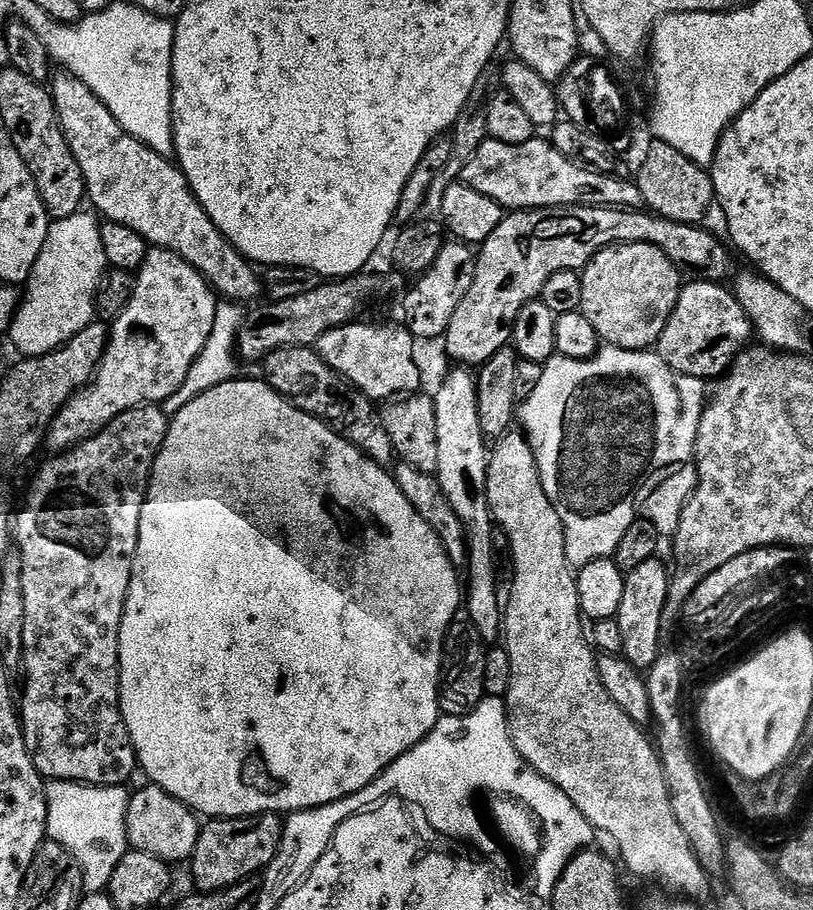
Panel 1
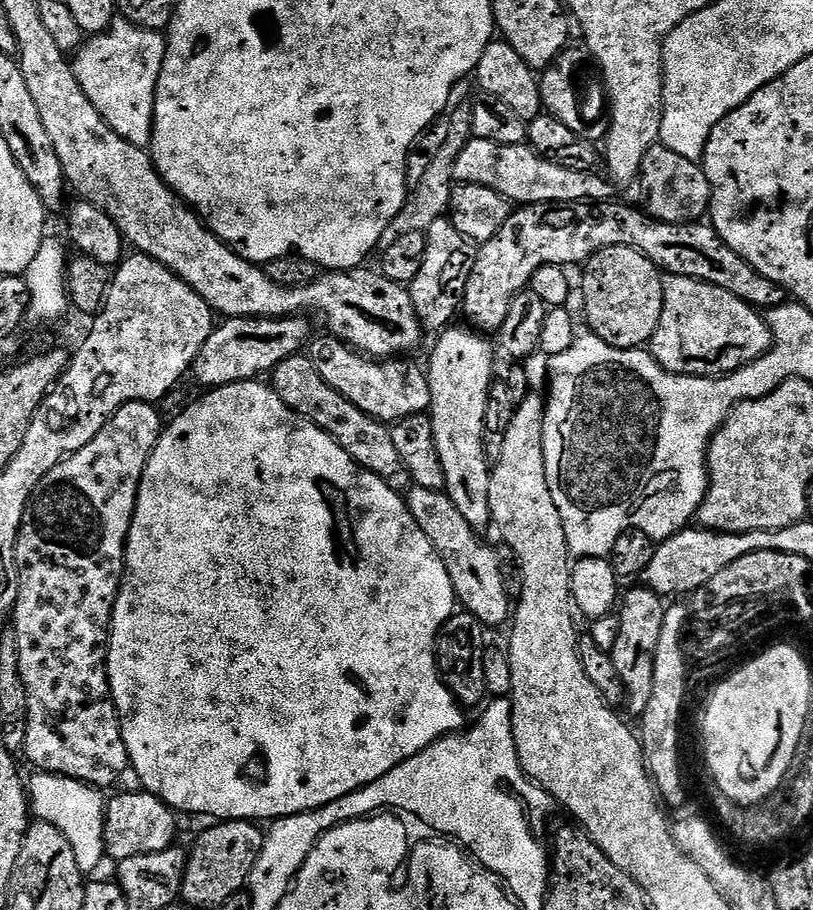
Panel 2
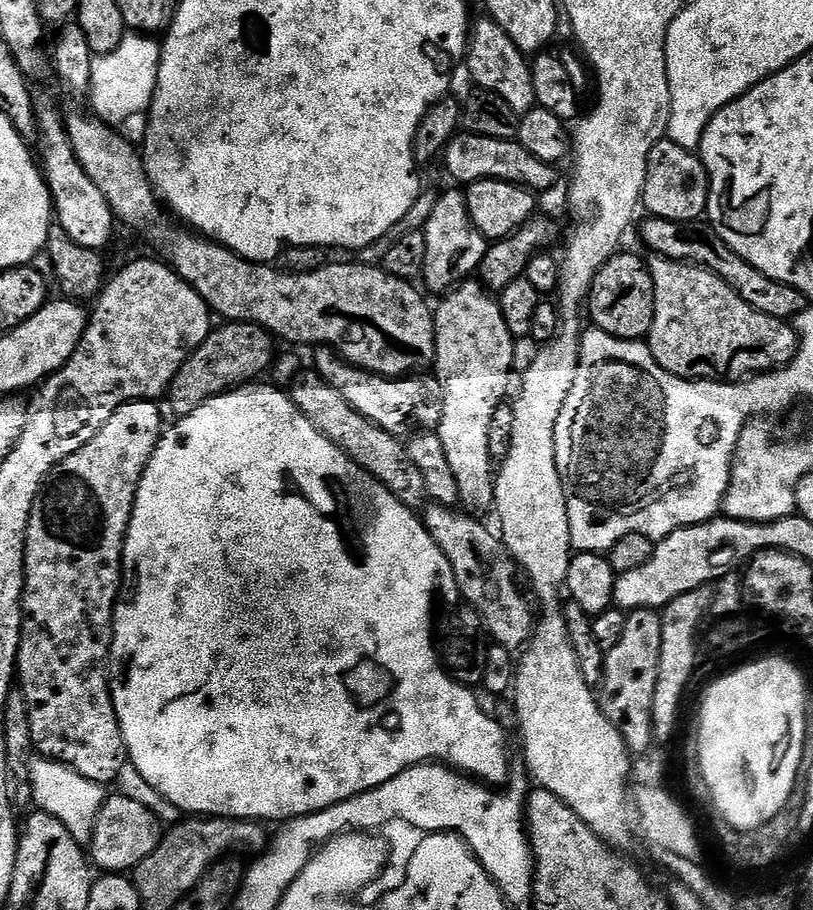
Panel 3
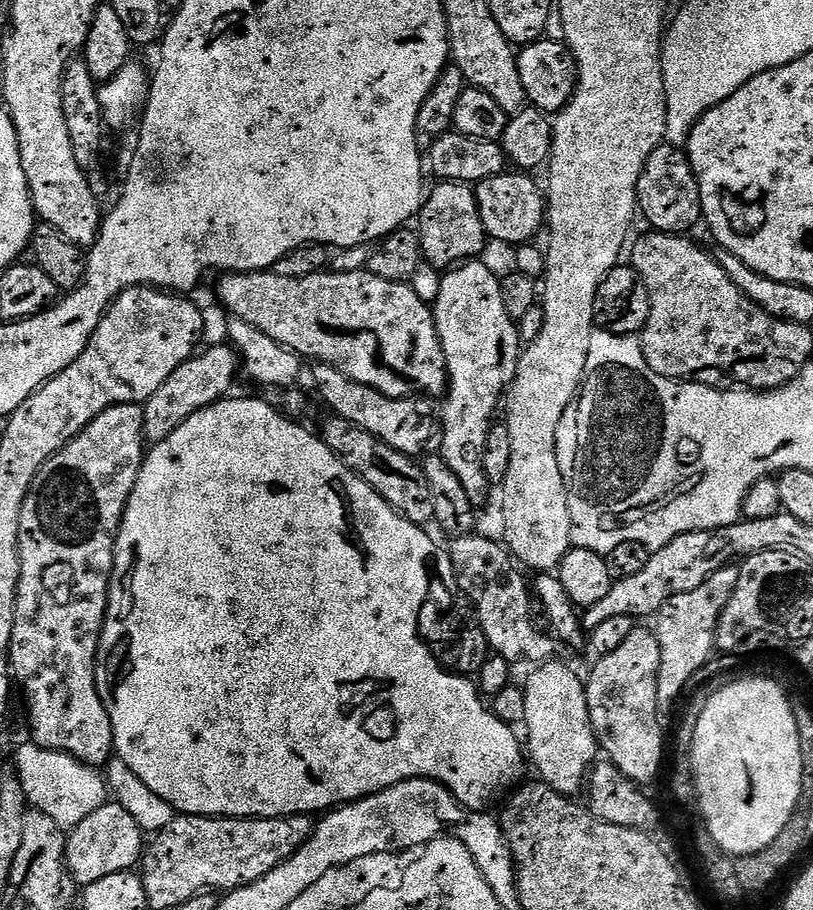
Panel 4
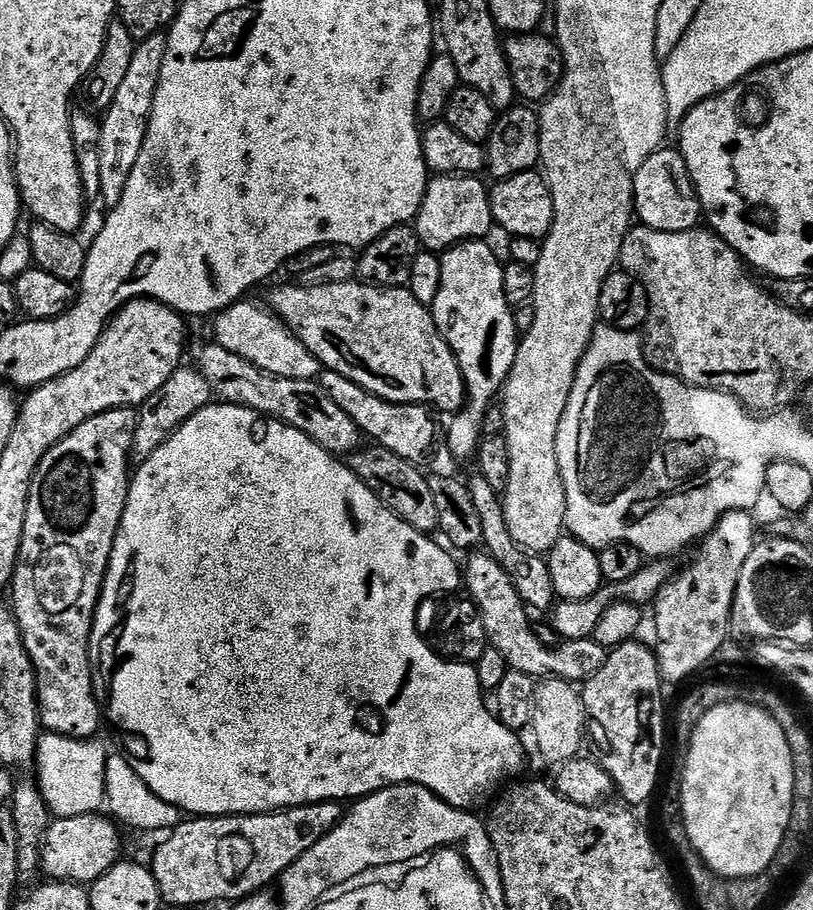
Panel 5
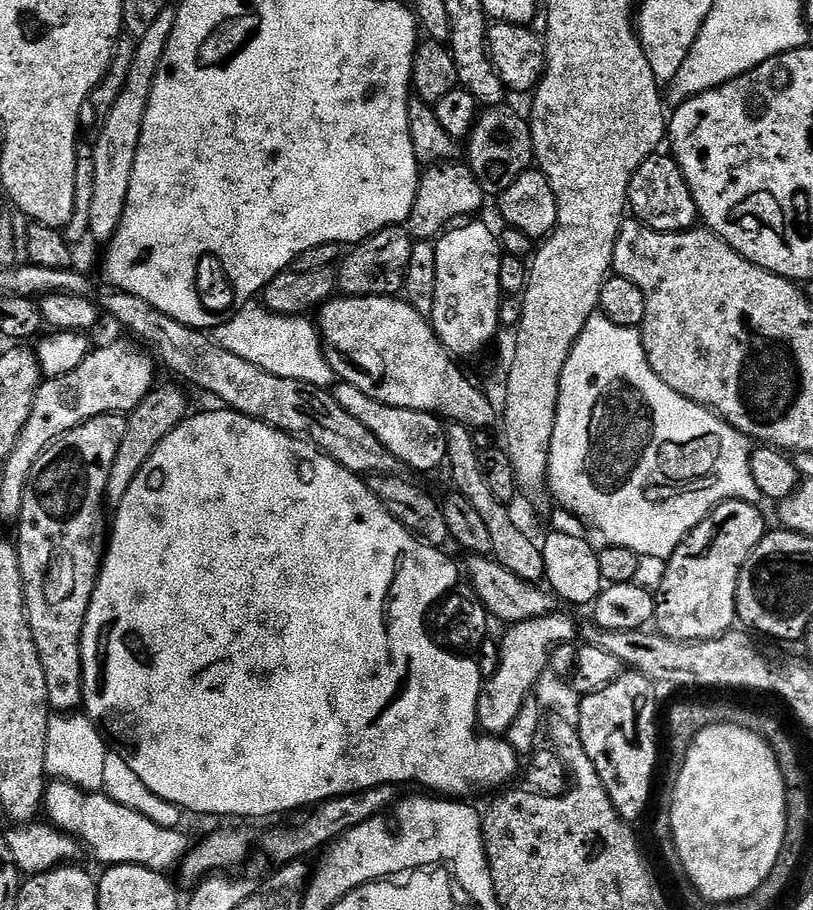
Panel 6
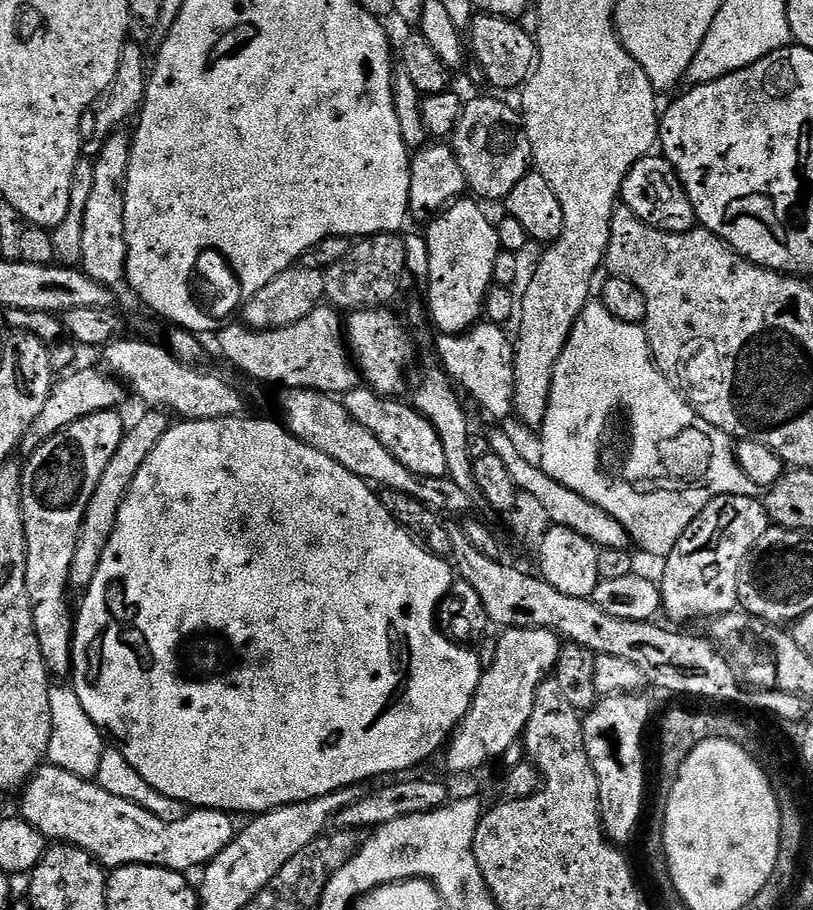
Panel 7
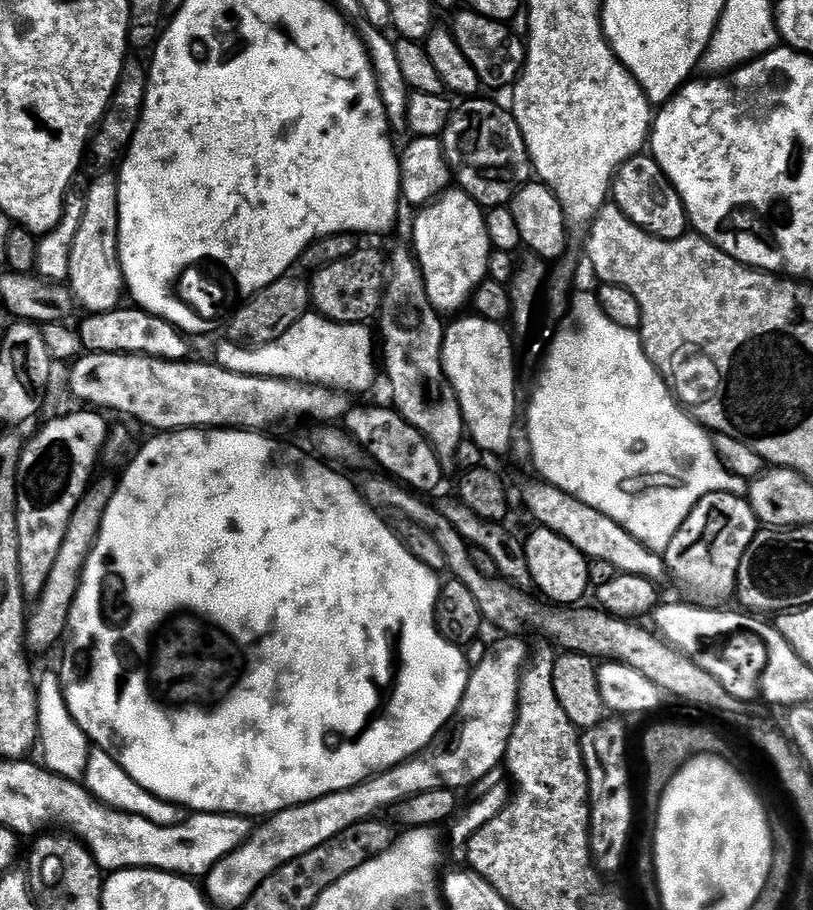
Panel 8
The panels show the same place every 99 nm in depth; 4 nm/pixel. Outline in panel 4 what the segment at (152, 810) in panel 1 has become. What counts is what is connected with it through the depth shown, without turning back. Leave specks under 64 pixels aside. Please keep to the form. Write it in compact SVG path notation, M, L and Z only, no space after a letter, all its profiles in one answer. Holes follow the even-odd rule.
M106 802L90 818L82 818L67 838L64 860L80 886L98 882L98 878L110 878L110 874L133 871L141 863L146 847L146 833L134 822L133 815L115 802Z

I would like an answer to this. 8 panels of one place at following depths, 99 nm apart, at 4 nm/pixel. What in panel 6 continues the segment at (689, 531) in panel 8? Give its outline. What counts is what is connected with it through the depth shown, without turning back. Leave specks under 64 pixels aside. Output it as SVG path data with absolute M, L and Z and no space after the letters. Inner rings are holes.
M727 500L719 504L713 512L698 525L690 535L681 542L678 550L669 556L663 565L664 577L660 580L660 592L656 597L655 627L660 635L669 636L671 640L713 640L724 632L733 631L737 623L736 591L738 578L746 558L758 546L758 542L766 534L764 516L755 504L744 503L741 500Z

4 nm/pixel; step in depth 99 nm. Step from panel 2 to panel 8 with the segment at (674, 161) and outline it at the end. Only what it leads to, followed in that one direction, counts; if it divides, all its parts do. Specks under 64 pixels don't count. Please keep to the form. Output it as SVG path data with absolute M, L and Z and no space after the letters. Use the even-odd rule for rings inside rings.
M651 154L632 156L617 170L612 180L610 200L622 210L622 214L626 214L626 218L630 218L630 222L634 222L634 226L646 230L651 236L677 240L689 235L690 225L682 198Z

